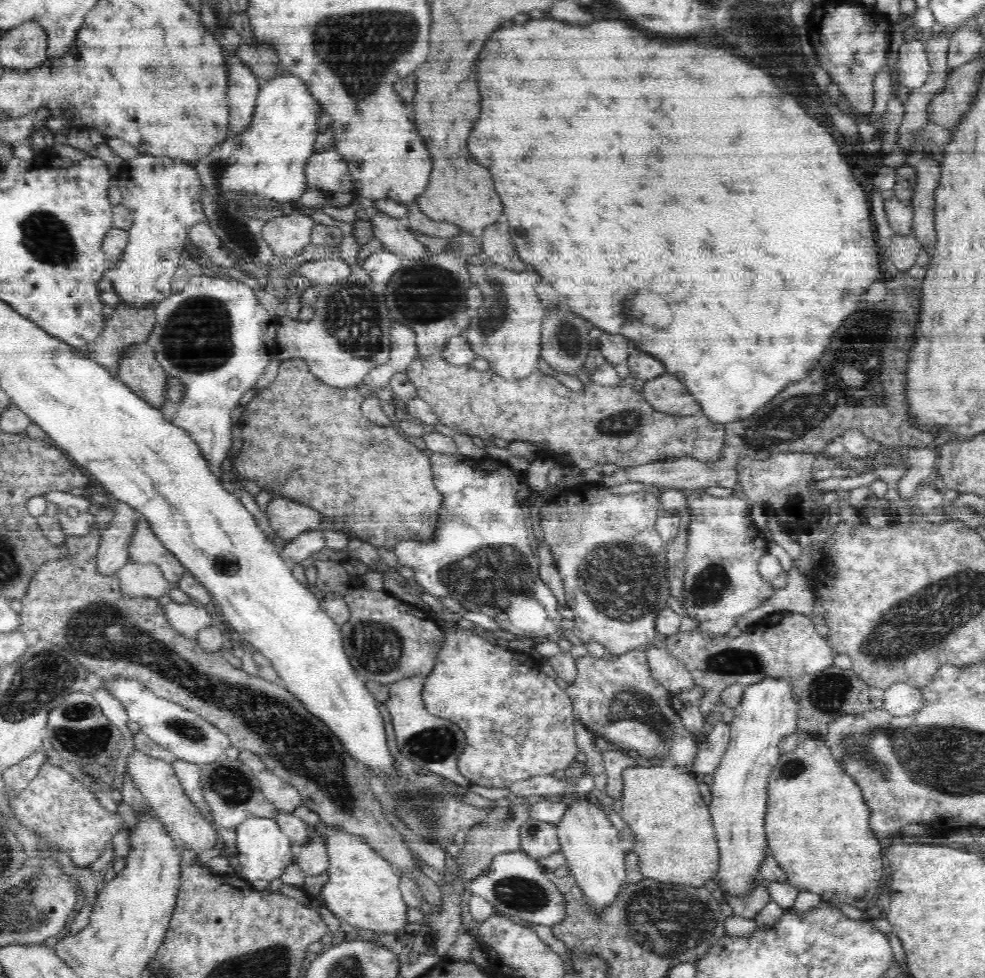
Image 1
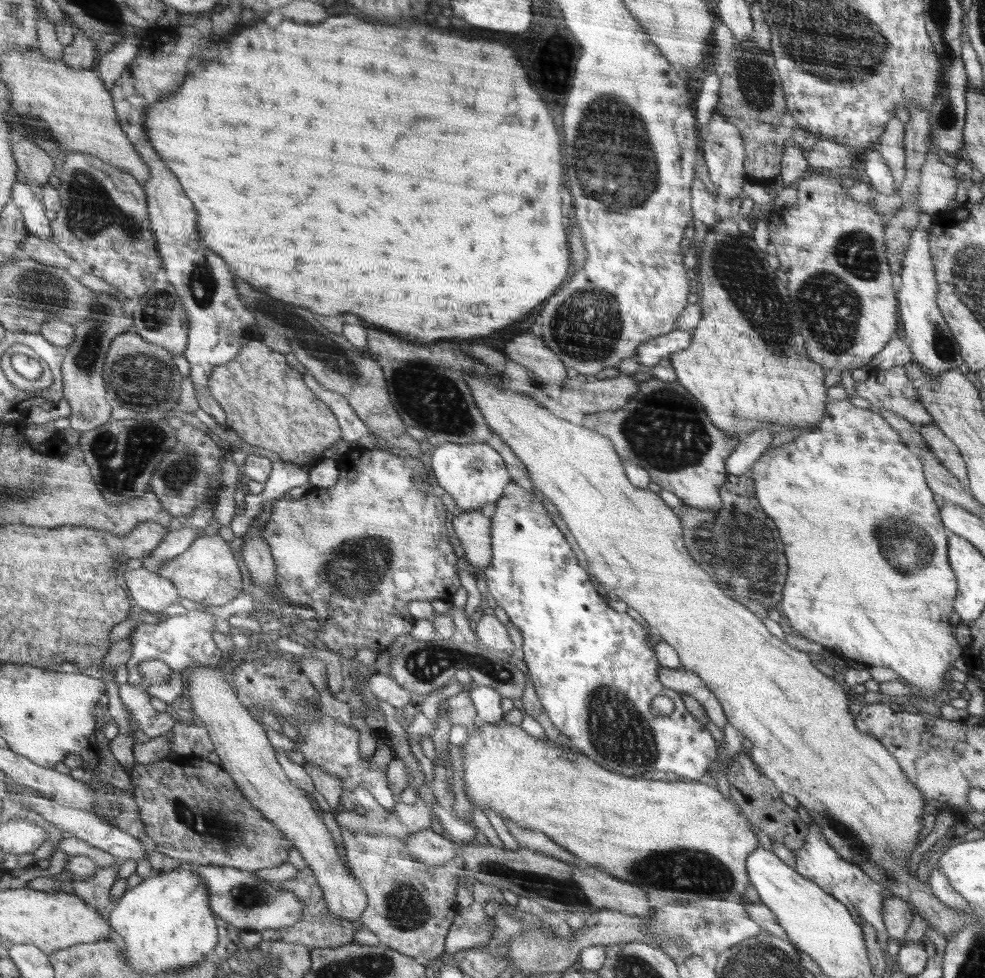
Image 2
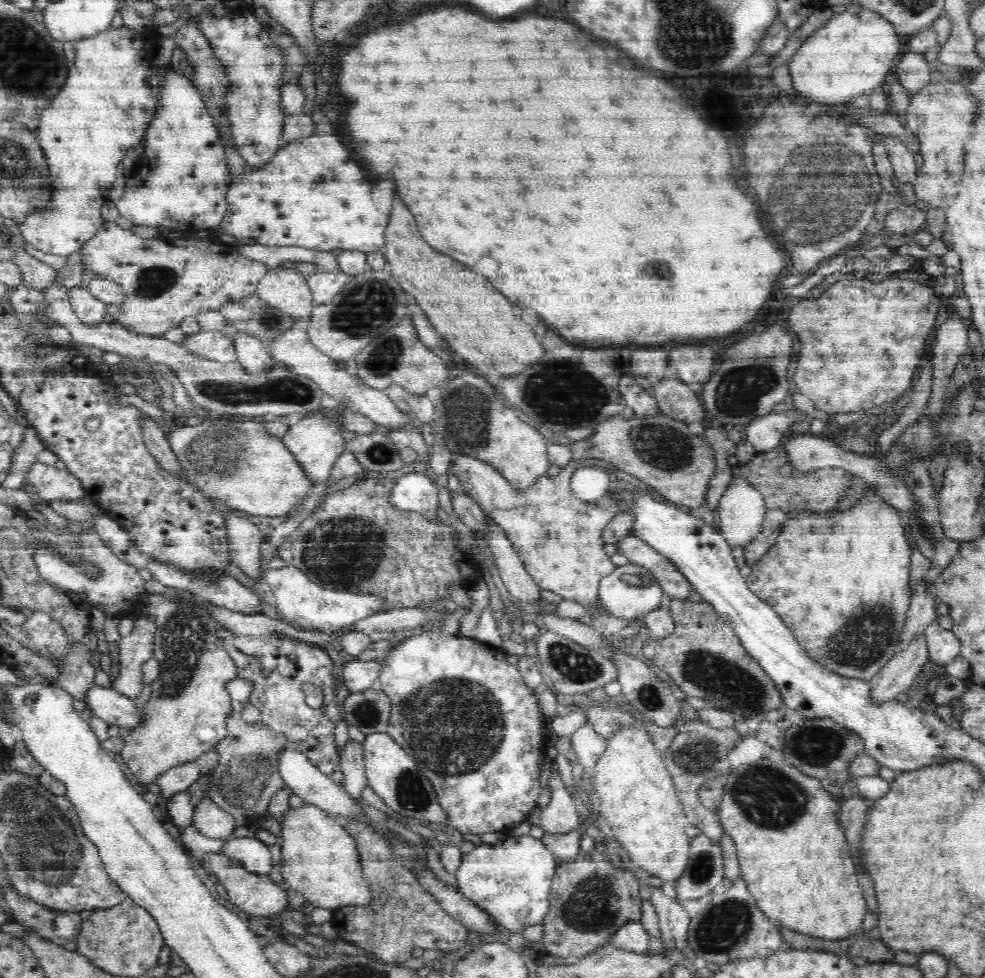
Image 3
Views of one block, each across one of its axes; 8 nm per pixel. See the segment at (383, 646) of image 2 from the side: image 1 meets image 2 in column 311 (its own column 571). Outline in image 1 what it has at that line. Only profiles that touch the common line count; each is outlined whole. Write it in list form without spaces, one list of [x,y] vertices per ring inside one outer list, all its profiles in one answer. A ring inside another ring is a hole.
[[[580,485],[573,490],[560,492],[542,510],[544,542],[550,546],[556,567],[560,566],[558,570],[568,580],[564,588],[567,607],[575,615],[572,631],[583,644],[599,642],[606,653],[621,655],[642,644],[653,645],[656,638],[659,638],[656,617],[667,608],[667,601],[671,596],[665,575],[666,543],[655,528],[660,506],[659,498],[648,491],[616,496],[610,494],[605,486],[593,490],[589,485]],[[578,572],[584,572],[584,584],[576,578]]]

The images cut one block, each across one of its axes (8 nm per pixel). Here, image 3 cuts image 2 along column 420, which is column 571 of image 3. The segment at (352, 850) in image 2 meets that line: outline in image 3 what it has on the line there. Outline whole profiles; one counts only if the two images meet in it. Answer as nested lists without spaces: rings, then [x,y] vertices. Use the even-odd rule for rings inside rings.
[[[582,852],[582,854],[578,854],[572,862],[562,862],[558,864],[552,878],[552,884],[549,887],[548,900],[548,914],[541,919],[542,929],[544,929],[544,934],[541,935],[542,943],[544,943],[546,951],[551,953],[553,956],[570,958],[571,956],[584,957],[594,952],[594,950],[600,948],[602,945],[606,945],[607,942],[610,942],[612,934],[614,934],[614,932],[621,926],[624,926],[624,924],[630,921],[640,921],[643,898],[640,897],[640,892],[638,892],[638,880],[632,876],[632,872],[616,870],[616,868],[608,862],[608,856],[606,856],[606,854],[600,854],[600,852],[592,852],[592,854],[590,854],[590,852]]]

